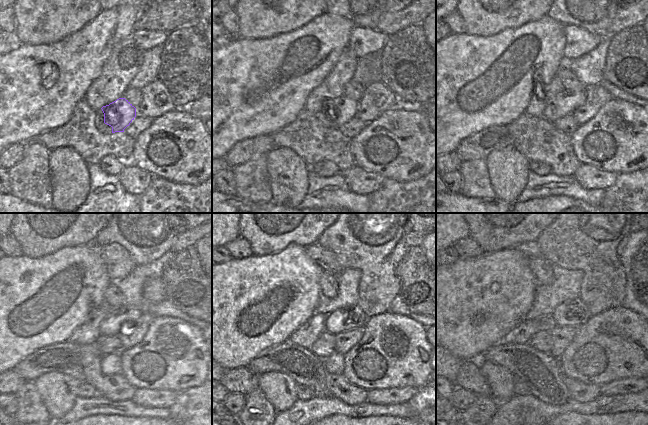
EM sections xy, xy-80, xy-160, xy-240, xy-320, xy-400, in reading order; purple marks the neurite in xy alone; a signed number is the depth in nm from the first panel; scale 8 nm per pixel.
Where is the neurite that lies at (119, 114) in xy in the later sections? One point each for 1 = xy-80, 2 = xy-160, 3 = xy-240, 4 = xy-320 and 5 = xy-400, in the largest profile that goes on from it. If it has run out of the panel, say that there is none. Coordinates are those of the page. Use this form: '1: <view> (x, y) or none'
1: xy-80 (345, 109)
2: xy-160 (565, 103)
3: xy-240 (123, 320)
4: xy-320 (338, 321)
5: xy-400 (566, 315)

